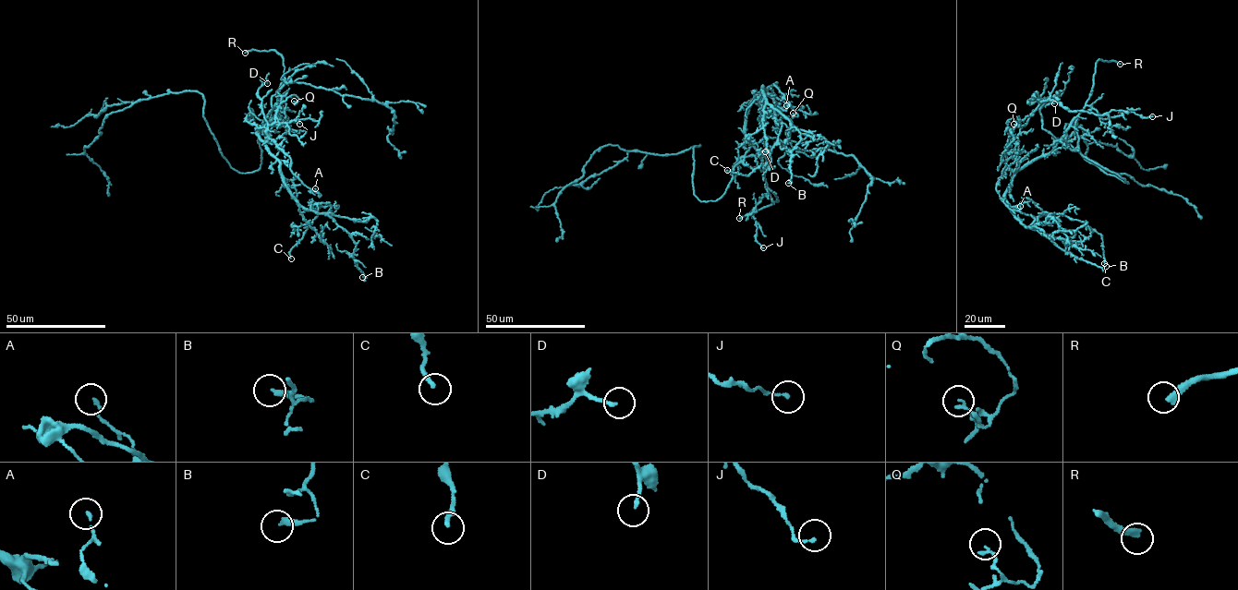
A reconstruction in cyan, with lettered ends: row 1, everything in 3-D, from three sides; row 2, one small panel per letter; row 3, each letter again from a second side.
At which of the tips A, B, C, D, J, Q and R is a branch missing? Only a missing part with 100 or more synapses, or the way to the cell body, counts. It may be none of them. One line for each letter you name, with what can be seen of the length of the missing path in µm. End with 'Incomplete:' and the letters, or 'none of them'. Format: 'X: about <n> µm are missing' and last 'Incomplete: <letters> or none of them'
R: about 50 µm are missing
Incomplete: R

